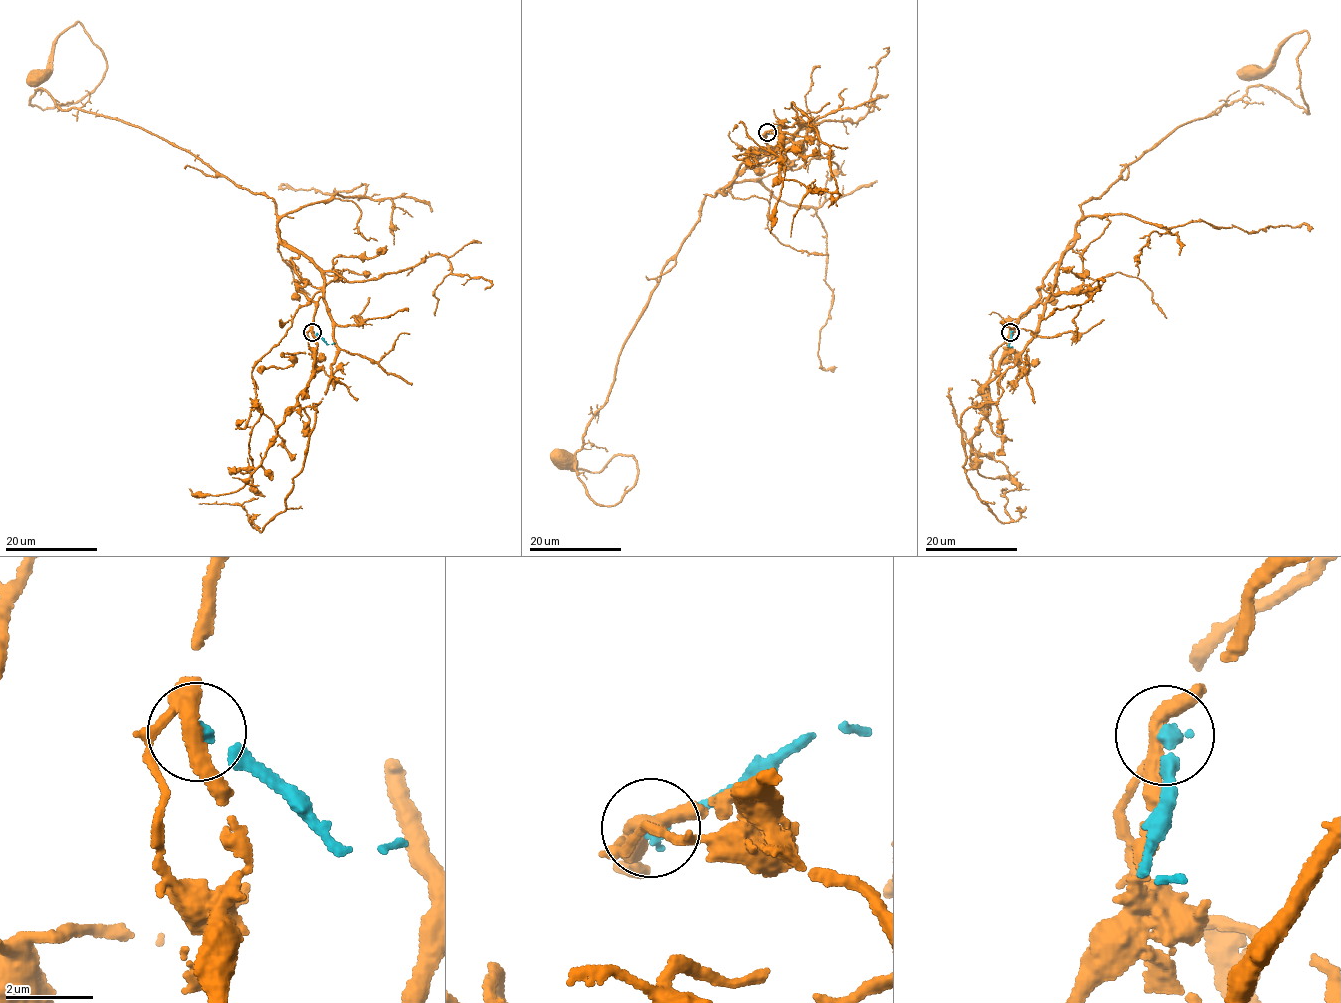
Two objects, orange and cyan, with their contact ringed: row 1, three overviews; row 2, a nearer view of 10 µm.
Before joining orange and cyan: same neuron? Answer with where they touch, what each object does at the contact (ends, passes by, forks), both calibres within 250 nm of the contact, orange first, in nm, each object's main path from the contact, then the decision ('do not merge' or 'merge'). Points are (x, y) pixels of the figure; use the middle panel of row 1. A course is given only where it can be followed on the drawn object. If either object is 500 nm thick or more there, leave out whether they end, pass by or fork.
at (767, 132); orange forks there; cyan ends there; 300 nm thick on the orange side, 280 nm on the other; orange runs (767, 131), (704, 197), (576, 455), (597, 503), (634, 486), (633, 456), (560, 459); cyan runs (767, 132), (790, 122); do not merge

